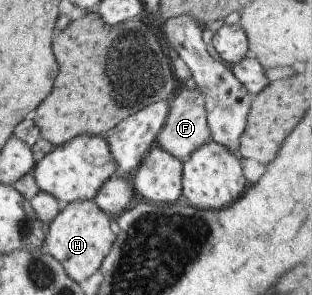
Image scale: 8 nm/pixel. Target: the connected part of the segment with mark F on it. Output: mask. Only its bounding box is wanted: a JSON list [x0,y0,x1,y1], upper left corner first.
[155,88,210,159]

